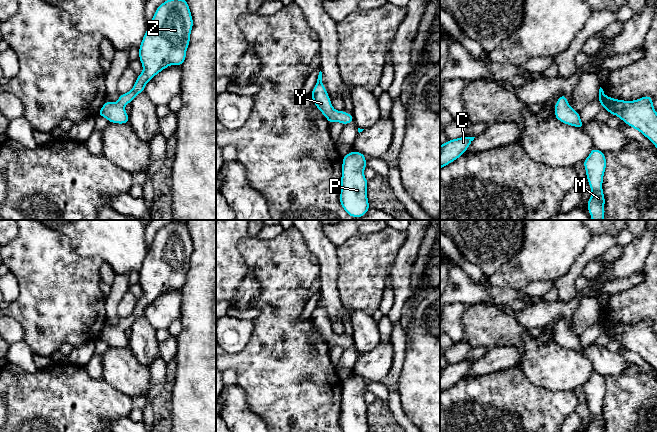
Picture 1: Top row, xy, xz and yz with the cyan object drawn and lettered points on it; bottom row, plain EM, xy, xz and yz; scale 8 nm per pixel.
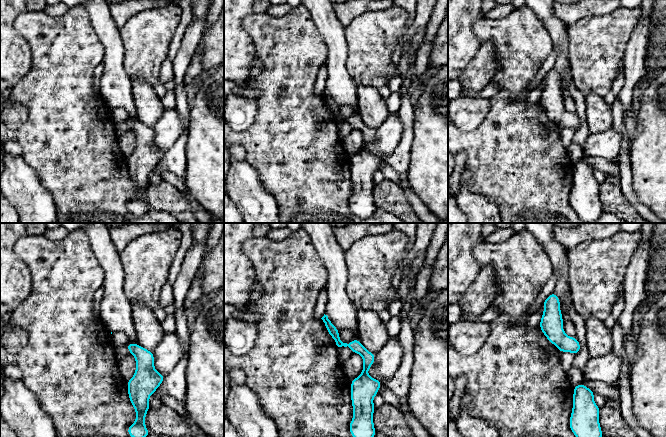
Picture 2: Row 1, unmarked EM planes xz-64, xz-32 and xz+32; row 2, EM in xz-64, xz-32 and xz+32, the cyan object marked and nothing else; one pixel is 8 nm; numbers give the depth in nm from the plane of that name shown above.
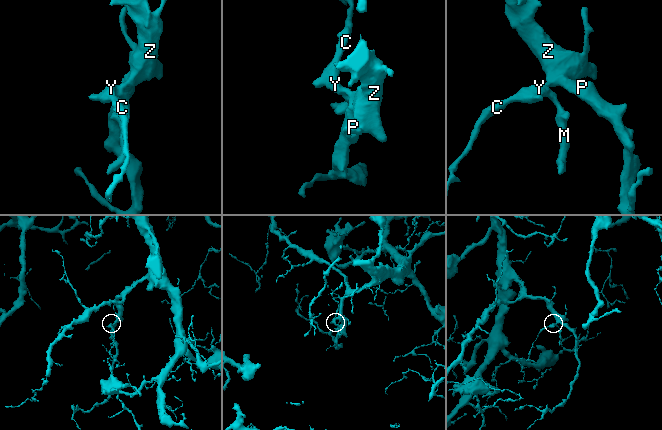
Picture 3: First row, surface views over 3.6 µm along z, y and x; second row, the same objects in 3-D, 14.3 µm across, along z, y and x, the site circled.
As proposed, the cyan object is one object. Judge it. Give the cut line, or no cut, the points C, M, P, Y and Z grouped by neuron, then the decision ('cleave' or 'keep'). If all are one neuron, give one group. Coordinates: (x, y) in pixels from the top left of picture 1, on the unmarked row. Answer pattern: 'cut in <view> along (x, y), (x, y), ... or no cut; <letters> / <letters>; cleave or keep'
no cut; C M P Y Z; keep

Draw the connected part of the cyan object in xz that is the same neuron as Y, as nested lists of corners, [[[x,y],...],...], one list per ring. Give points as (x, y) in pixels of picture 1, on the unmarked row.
[[[319,296],[317,307],[314,310],[311,321],[316,331],[326,341],[328,346],[340,346],[344,349],[354,345],[353,339],[346,337],[345,335],[337,335],[332,331],[331,323],[328,320],[327,314],[322,307],[322,296]]]

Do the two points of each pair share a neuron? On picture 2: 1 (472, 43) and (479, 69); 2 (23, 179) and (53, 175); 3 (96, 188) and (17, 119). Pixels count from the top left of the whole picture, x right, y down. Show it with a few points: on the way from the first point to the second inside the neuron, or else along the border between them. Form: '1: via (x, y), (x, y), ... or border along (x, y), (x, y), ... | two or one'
1: border along (482, 43), (461, 74) | two
2: border along (23, 159), (36, 172), (40, 183), (52, 196) | two
3: border along (21, 102), (27, 108), (27, 119), (11, 130) | two

